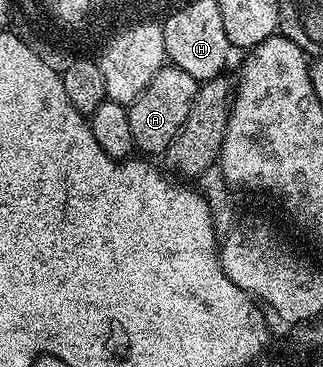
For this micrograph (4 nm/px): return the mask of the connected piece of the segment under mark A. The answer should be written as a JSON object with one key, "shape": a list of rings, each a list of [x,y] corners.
{"shape":[[[171,63],[157,72],[155,79],[147,83],[143,95],[139,95],[139,99],[135,99],[132,105],[128,106],[131,135],[138,150],[164,154],[175,135],[179,135],[183,123],[187,123],[187,115],[191,115],[191,103],[195,103],[198,84],[195,79],[191,79],[191,75],[187,75],[187,71]]]}

